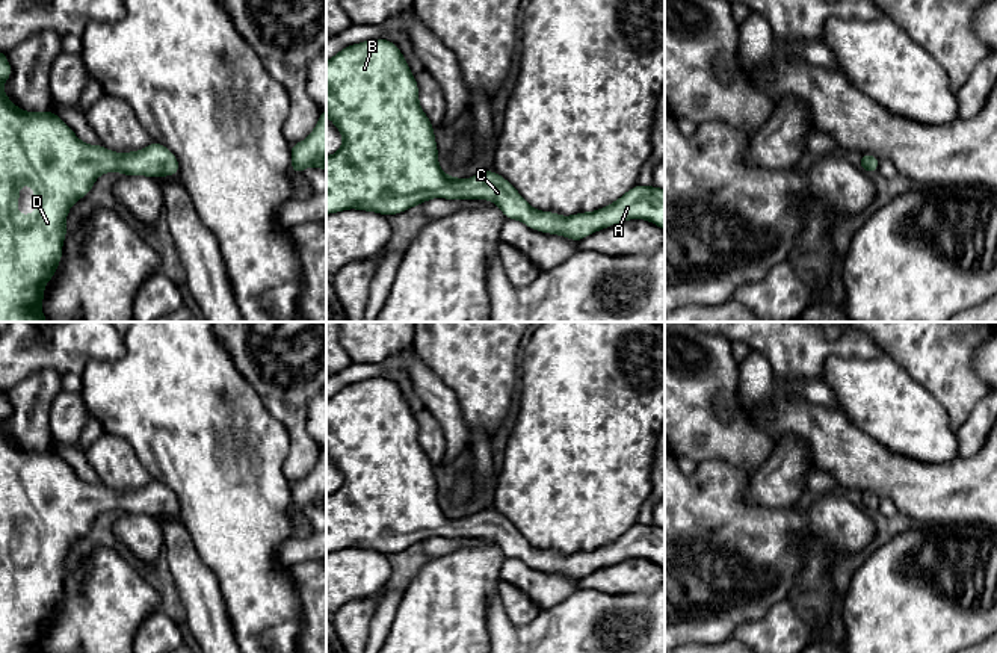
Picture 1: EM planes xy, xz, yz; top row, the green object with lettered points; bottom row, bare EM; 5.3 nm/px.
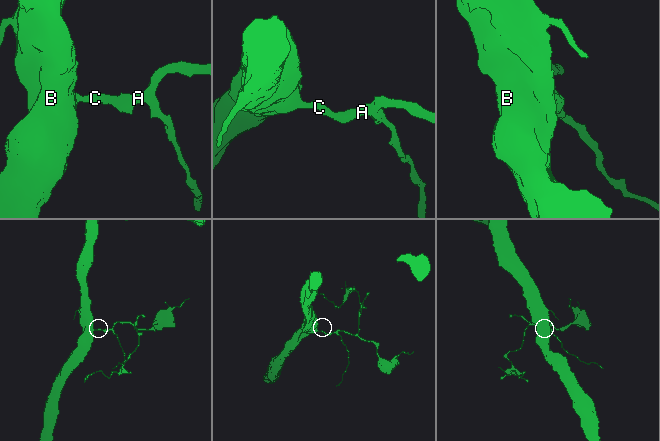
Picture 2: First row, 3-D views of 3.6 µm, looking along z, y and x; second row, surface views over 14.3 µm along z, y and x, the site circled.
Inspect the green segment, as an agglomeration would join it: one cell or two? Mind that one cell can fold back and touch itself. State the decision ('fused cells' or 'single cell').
single cell

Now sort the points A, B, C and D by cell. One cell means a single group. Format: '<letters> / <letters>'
A B C D

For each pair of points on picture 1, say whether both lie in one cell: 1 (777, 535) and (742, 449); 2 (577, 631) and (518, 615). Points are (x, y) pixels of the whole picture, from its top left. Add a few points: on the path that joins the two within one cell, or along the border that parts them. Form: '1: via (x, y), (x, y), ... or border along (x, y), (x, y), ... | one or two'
1: border along (715, 458), (742, 467), (748, 473) | two
2: border along (502, 602), (506, 617), (518, 626), (540, 615) | two

